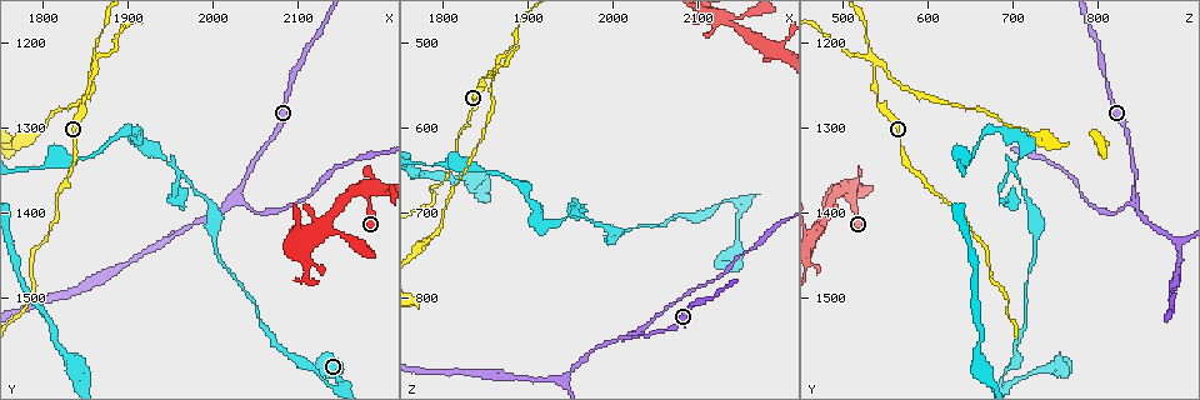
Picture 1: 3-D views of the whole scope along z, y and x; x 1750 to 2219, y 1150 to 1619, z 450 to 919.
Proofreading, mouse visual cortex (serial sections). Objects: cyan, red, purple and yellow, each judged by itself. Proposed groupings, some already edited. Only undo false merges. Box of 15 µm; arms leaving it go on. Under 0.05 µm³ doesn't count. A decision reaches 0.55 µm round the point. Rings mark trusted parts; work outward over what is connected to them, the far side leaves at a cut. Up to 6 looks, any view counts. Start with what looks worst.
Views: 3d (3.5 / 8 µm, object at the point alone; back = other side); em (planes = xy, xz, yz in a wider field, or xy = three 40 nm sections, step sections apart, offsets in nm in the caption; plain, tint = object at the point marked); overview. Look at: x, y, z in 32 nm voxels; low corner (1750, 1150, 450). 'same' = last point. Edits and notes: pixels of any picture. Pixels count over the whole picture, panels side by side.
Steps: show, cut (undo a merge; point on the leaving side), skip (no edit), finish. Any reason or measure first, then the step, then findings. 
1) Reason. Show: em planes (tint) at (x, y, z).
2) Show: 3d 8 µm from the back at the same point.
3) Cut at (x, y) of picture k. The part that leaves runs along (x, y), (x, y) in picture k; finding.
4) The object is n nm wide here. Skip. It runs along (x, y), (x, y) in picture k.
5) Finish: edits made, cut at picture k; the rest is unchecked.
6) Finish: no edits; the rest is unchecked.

Four arms meet. Show: 3d 3.5 µm from the back at (1860, 1230, 540).

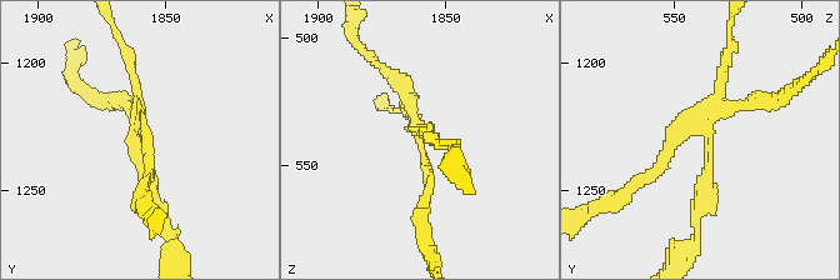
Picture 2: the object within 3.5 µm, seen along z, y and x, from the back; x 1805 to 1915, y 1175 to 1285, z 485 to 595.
4 arms meet here; the arms are 150, 200, 200, 200 nm wide. Show: em xy step 1 (tint) at (1862, 1228, 536).

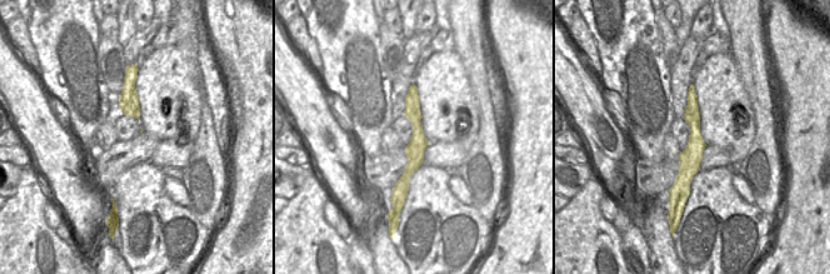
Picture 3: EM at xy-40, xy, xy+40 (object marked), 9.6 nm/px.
Show: em xy step 2 (tint) at the same point.

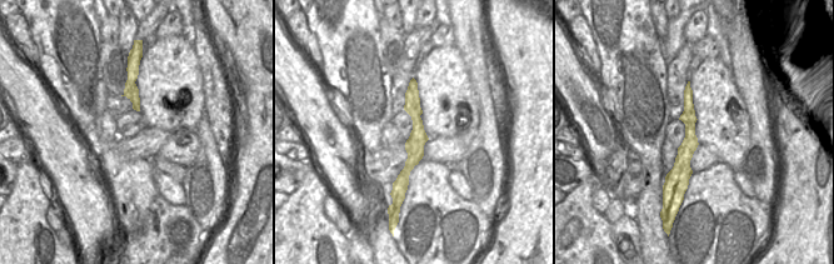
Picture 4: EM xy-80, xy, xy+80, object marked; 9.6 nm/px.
Cut at (149, 138) of picture 2. Two cells meet here.

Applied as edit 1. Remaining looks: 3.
Show: overview.

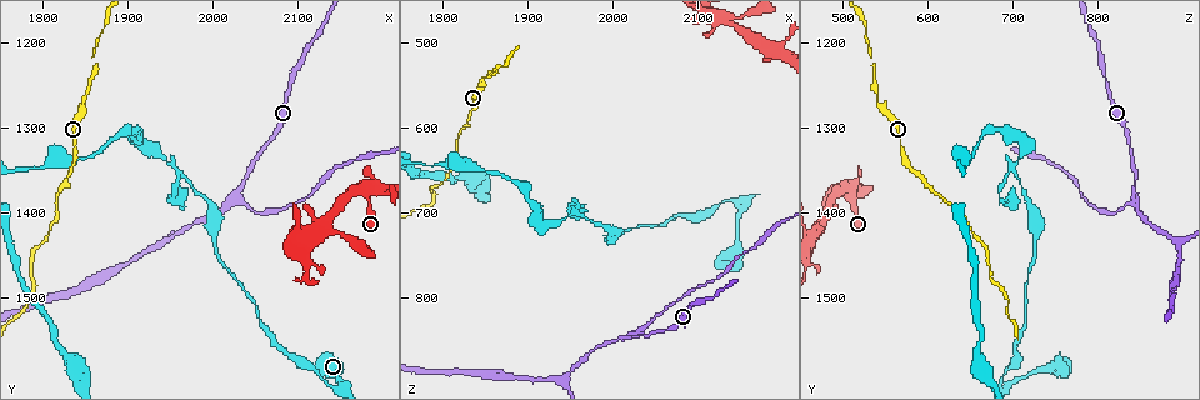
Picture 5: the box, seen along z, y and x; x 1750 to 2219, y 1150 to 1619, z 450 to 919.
Three-way junction. Show: 3d 3.5 µm at (2030, 1380, 840).

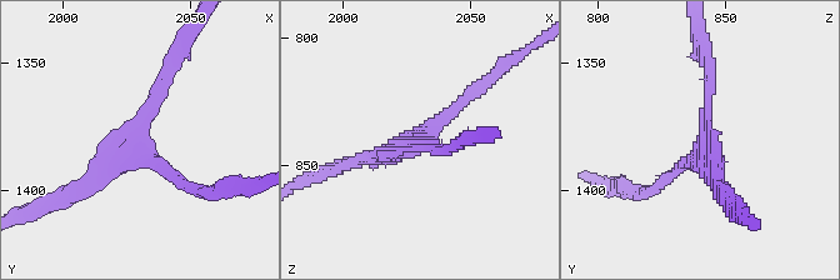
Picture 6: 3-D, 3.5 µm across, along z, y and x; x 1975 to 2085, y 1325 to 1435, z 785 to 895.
Show: em planes (tint) at (2030, 1381, 840).

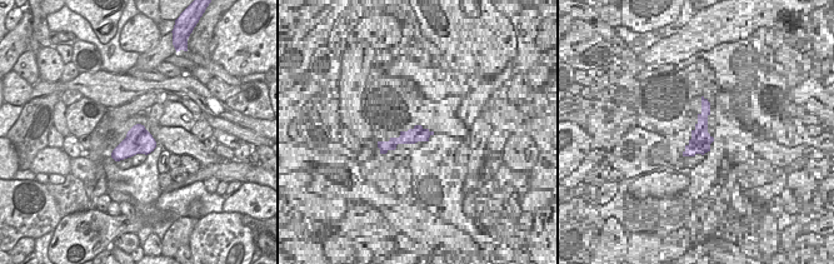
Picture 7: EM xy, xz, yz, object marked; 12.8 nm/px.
3 arms meet here; the arms are 150, 200, 250 nm wide. Skip. It runs along (170, 68), (139, 144), (74, 190) in picture 6; one cell here.

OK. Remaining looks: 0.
Finish: edits made, cut at picture 2; the rest is unchecked.

